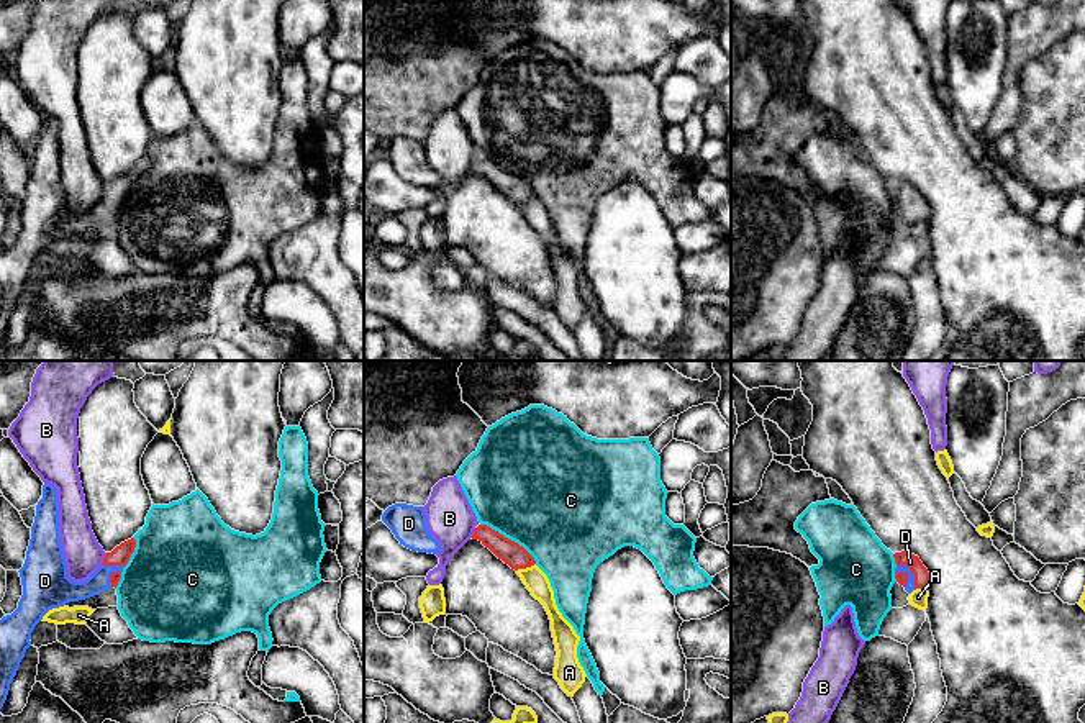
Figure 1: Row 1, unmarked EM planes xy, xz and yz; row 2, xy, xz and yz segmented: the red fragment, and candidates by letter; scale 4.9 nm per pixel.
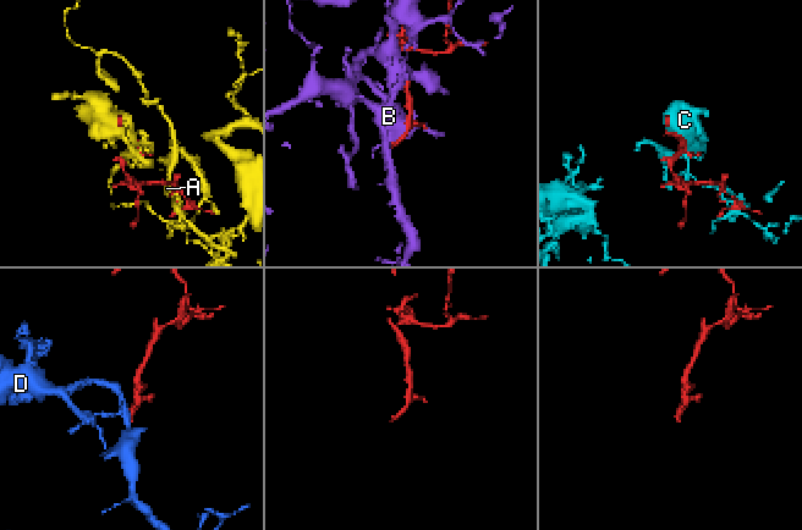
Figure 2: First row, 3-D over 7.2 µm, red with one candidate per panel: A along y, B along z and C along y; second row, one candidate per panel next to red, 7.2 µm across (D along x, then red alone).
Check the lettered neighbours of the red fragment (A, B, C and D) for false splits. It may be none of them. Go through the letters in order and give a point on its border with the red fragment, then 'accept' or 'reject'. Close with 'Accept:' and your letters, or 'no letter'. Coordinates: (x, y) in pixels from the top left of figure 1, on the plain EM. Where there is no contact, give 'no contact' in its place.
A: xz (525, 200) | reject
B: xy (104, 190) | reject
C: xz (510, 172) | reject
D: yz (912, 204) | accept
Accept: D

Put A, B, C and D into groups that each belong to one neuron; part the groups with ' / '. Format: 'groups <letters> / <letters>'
groups A / B / C / D

